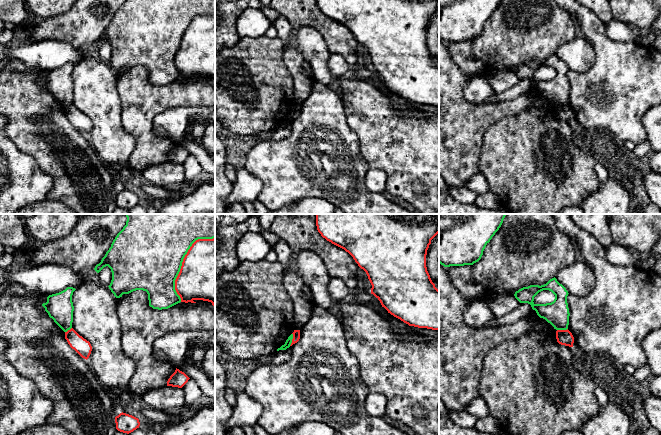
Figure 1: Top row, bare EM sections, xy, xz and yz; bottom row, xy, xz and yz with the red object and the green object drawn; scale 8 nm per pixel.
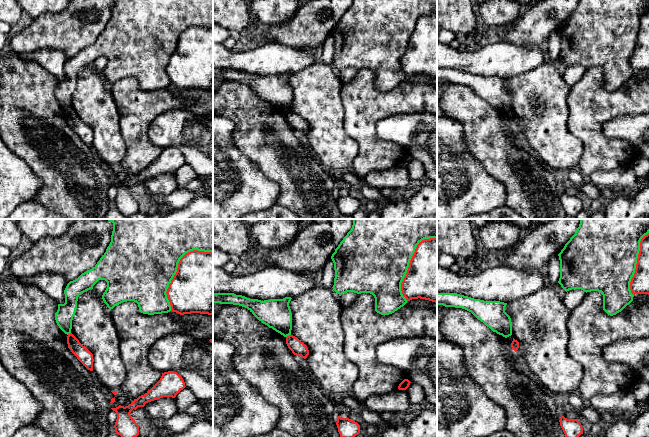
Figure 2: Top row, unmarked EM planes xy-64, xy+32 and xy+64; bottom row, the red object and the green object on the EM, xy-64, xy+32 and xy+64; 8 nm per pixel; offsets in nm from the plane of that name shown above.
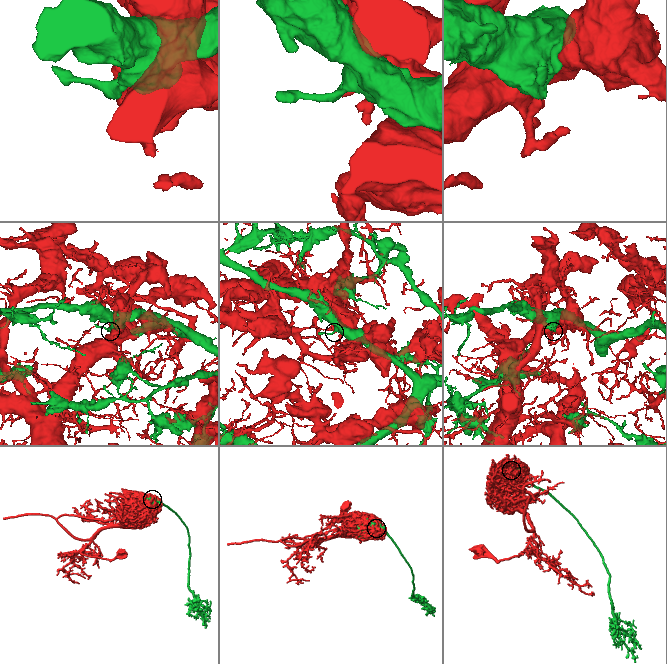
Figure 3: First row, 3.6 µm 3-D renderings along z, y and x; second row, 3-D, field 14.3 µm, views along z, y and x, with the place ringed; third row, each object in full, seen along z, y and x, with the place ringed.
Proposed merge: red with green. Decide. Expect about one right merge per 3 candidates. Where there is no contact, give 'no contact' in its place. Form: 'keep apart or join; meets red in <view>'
keep apart; meets red in xy

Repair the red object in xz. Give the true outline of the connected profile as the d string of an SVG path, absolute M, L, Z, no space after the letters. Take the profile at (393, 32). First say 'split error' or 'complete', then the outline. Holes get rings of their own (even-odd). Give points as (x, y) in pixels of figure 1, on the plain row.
complete | M316 0L318 8L332 20L348 28L363 45L373 70L388 89L409 102L439 106L439 66L426 43L431 16L439 9L439 0Z

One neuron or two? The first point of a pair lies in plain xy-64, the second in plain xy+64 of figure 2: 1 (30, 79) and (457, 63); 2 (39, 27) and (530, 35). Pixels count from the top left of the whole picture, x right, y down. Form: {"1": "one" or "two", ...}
{"1": "two", "2": "one"}

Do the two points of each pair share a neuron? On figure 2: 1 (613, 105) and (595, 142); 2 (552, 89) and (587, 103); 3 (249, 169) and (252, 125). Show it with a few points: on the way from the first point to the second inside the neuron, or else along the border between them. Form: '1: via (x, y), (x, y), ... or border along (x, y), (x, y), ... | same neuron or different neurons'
1: via (604, 114), (595, 123), (595, 133) | same neuron
2: border along (570, 87), (567, 98), (568, 119) | different neurons
3: border along (233, 143), (266, 176) | different neurons

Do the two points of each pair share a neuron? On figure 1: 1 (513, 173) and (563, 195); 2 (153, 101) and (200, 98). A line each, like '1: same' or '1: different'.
1: same
2: same

